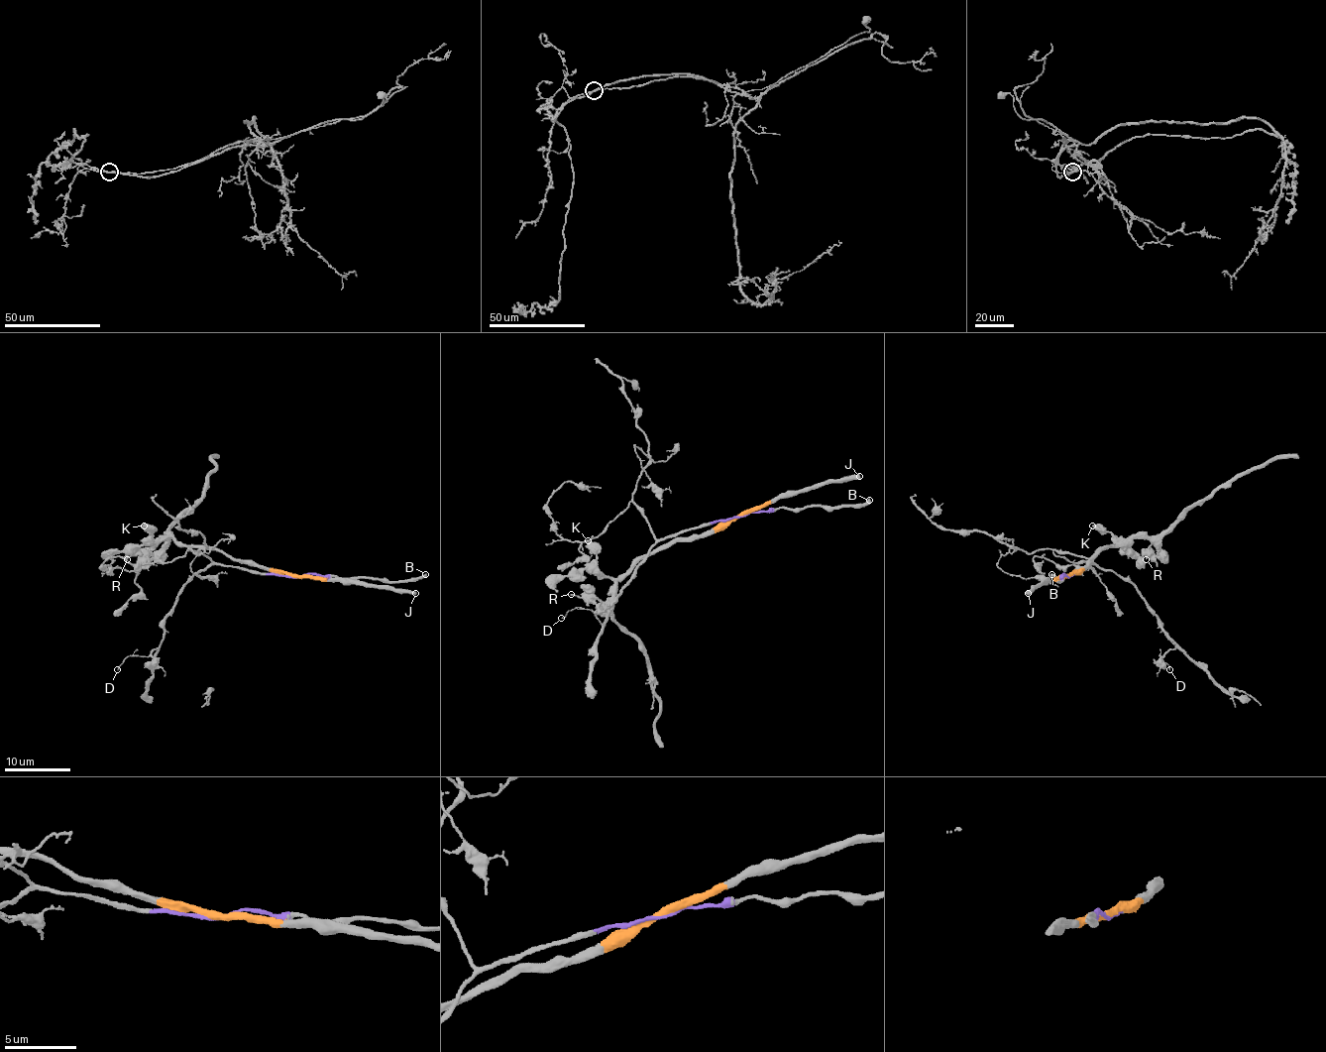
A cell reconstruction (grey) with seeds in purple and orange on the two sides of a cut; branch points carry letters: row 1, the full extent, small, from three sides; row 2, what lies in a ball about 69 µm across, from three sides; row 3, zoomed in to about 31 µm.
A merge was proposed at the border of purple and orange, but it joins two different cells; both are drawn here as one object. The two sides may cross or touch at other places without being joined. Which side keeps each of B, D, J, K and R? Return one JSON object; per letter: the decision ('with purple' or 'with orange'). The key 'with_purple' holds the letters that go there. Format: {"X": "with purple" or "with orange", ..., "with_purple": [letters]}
{"B": "with purple", "D": "with purple", "J": "with orange", "K": "with orange", "R": "with orange", "with_purple": ["B", "D"]}

